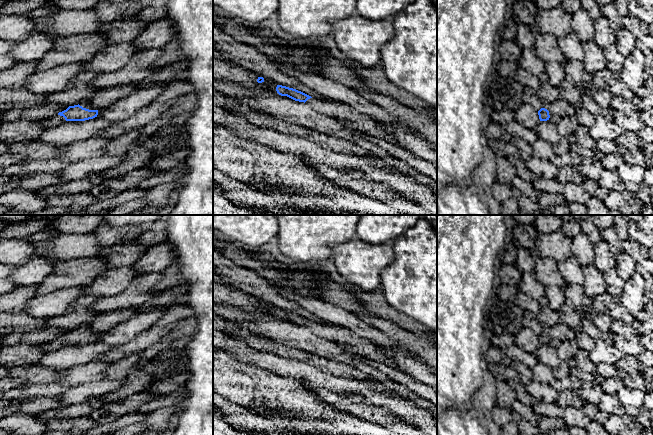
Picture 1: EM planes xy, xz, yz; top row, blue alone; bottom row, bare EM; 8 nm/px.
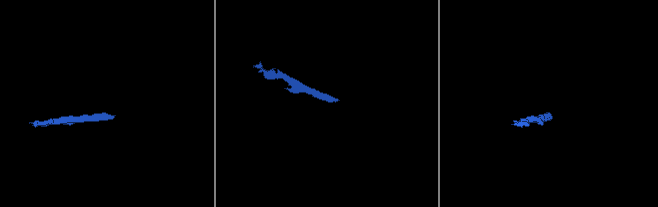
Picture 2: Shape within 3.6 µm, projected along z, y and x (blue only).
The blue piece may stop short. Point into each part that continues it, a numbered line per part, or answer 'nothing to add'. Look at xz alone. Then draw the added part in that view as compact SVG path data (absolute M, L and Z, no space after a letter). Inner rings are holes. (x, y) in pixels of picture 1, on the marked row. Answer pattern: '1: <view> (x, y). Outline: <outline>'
1: xz (347, 116). Outline: M316 97L308 99L305 103L310 105L318 113L333 118L344 126L388 142L393 146L396 145L396 138L387 131L382 130L379 127L378 121L358 113L348 105L331 100L318 99Z

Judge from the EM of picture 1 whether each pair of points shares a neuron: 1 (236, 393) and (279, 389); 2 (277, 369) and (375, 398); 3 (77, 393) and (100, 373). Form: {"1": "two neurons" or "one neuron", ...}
{"1": "one neuron", "2": "one neuron", "3": "two neurons"}

